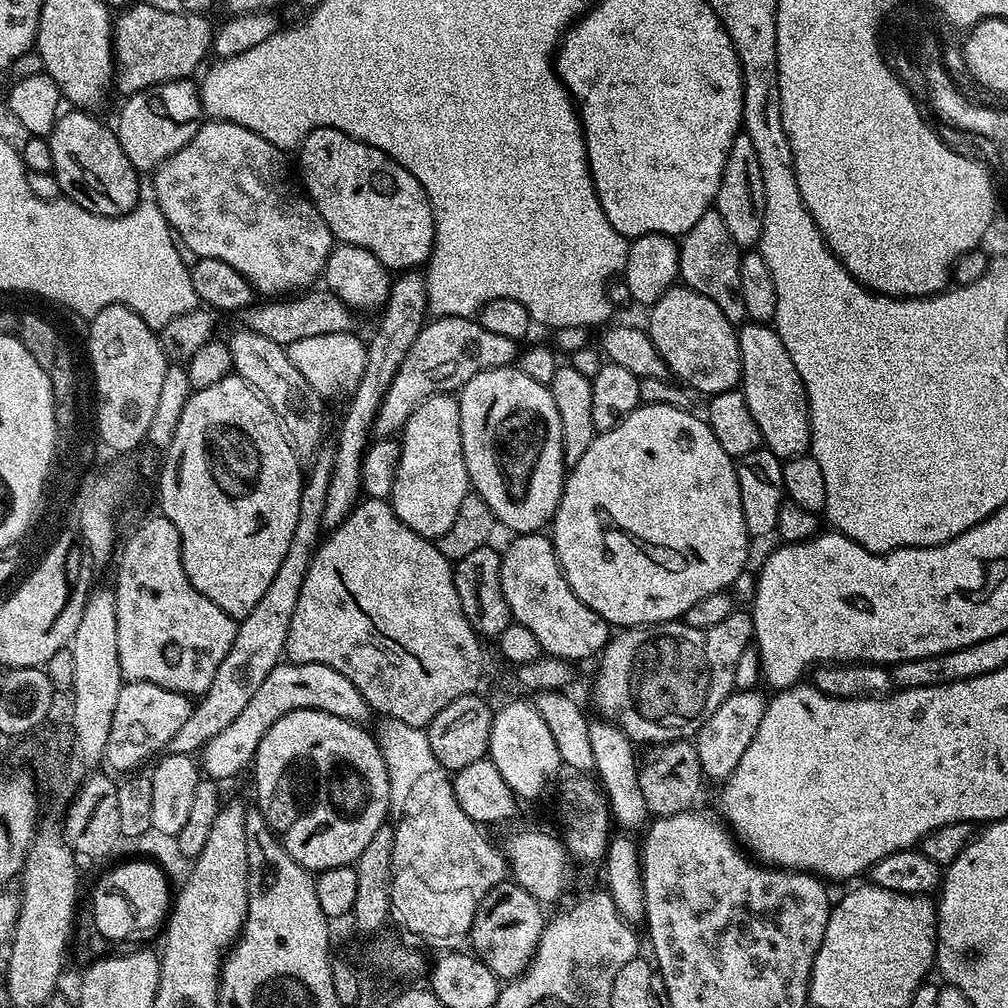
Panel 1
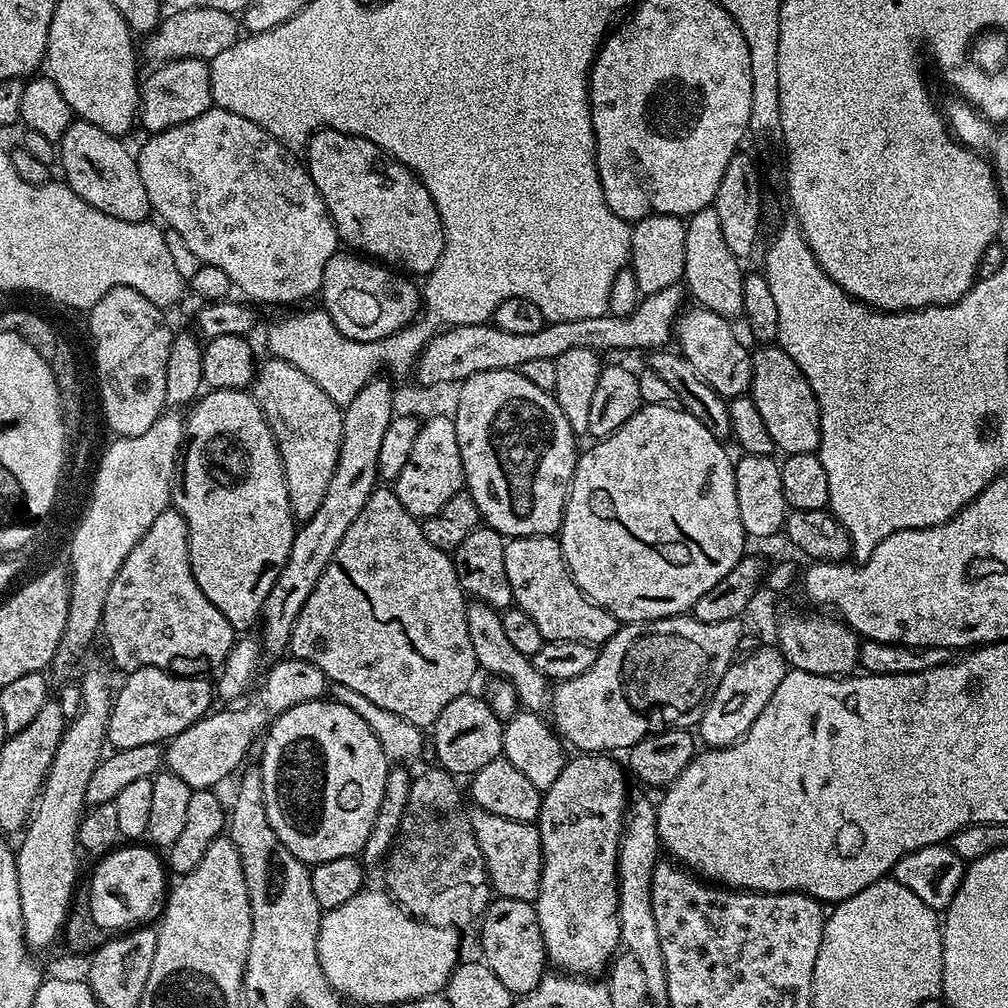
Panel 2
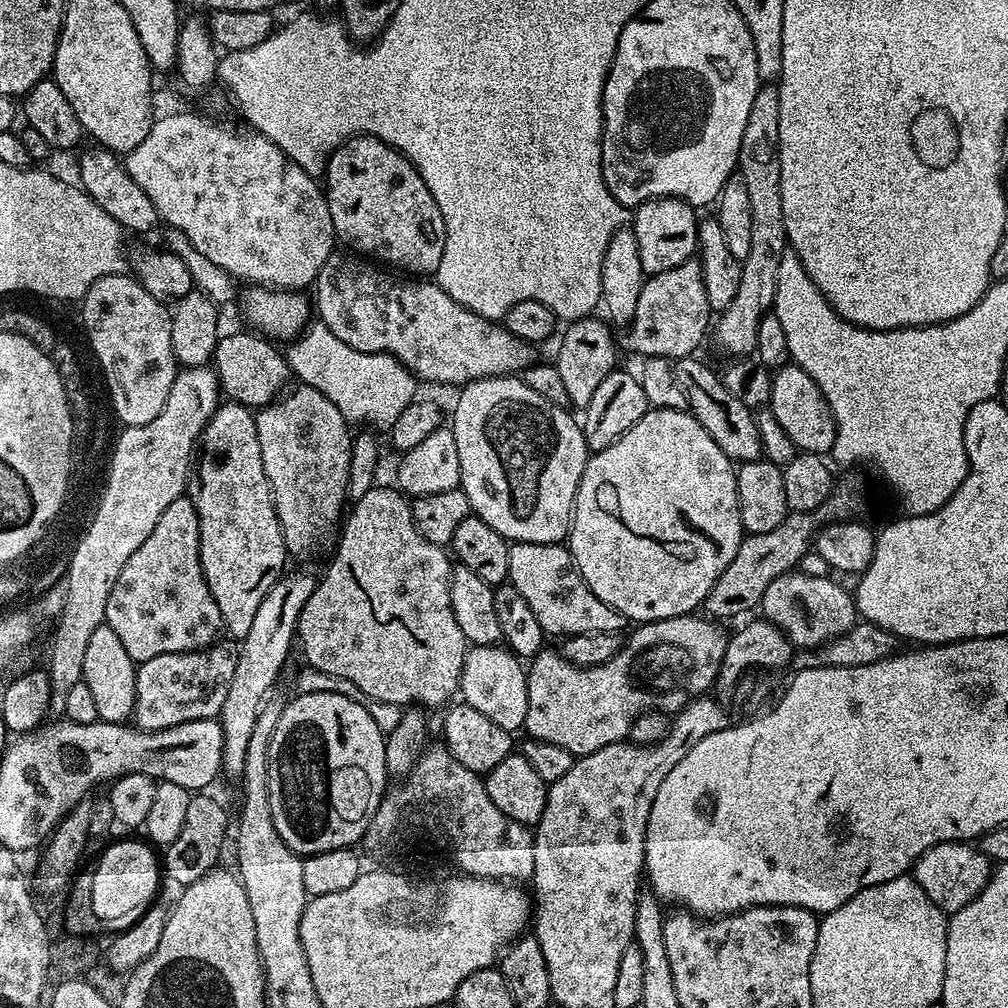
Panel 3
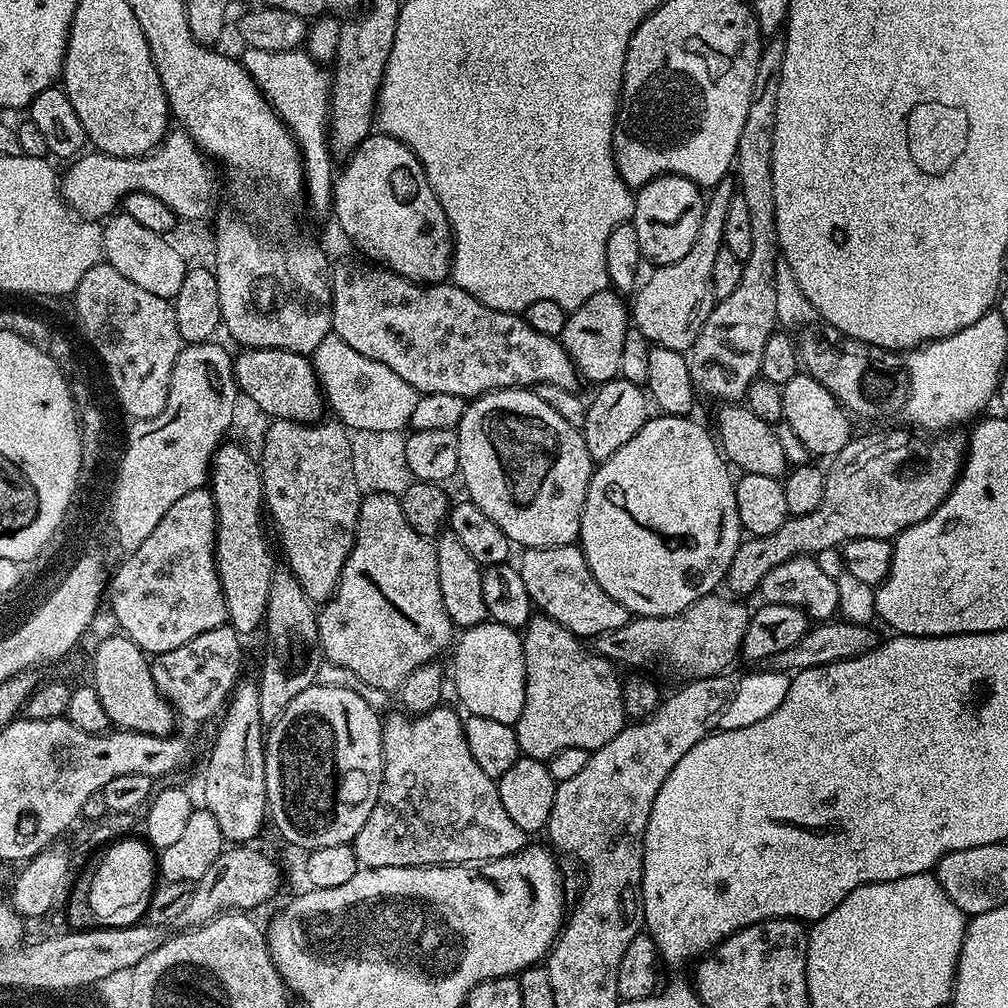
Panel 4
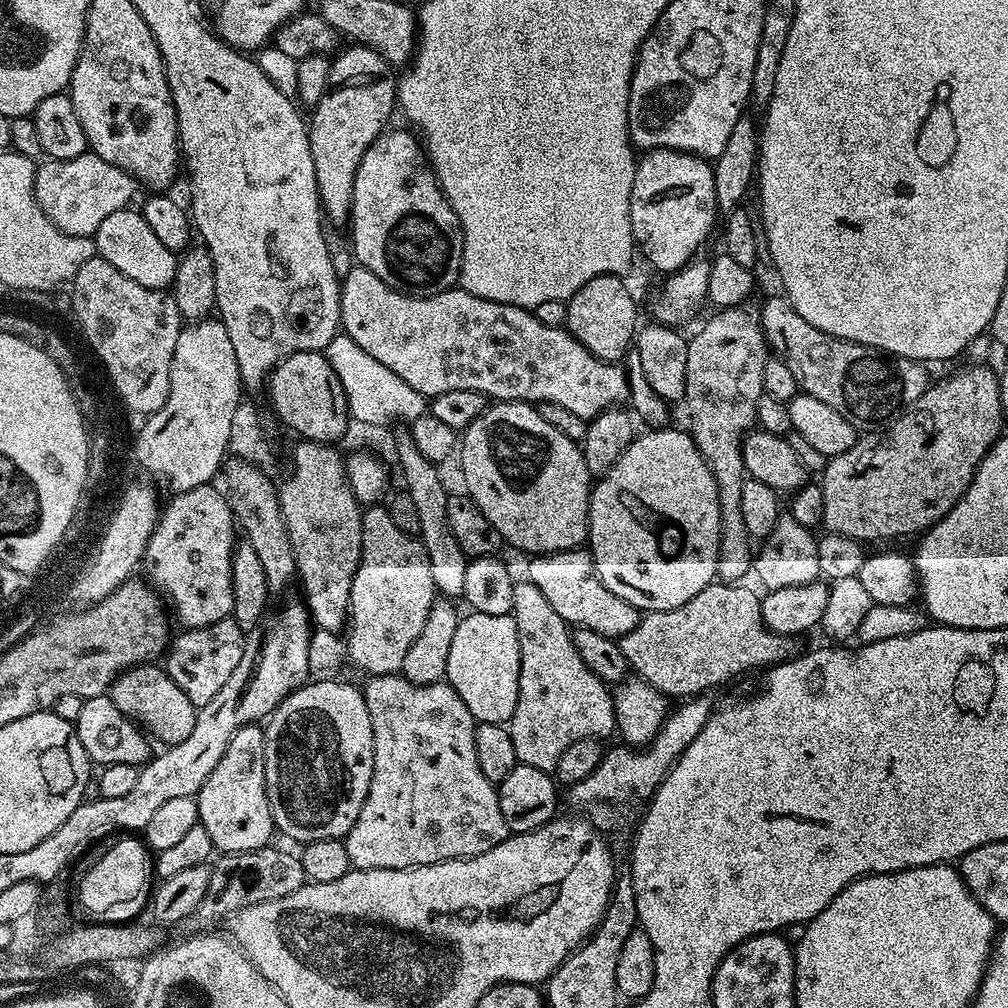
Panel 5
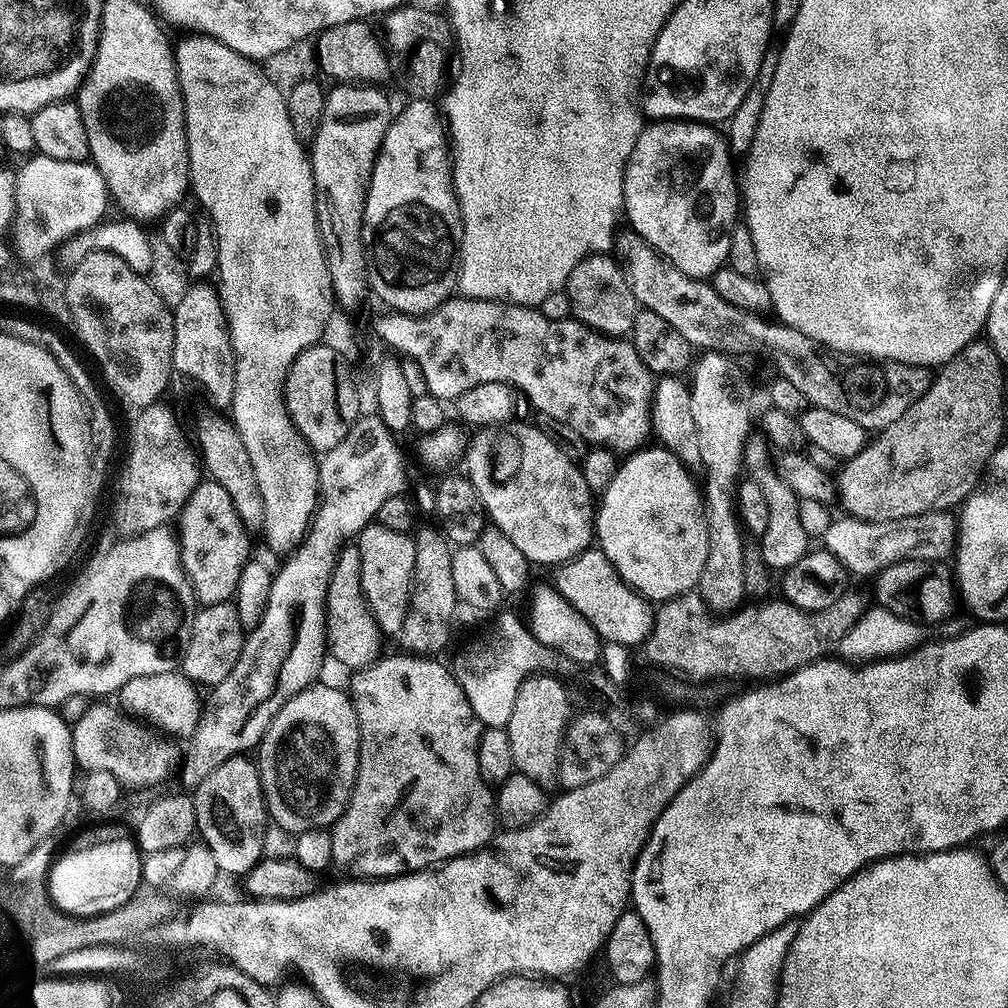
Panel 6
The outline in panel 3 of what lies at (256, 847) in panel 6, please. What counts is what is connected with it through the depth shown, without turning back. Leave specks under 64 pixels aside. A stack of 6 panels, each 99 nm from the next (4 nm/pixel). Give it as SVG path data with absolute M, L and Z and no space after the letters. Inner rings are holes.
M291 572L281 576L266 598L262 598L262 606L258 606L254 623L250 625L246 638L238 644L238 666L234 666L234 679L230 681L230 691L226 694L226 702L222 702L218 717L224 743L220 766L225 777L238 778L246 766L246 749L250 733L254 731L254 722L258 722L258 710L264 699L277 687L276 679L288 660L288 651L294 648L297 639L296 627L302 606L306 606L310 594L314 594L316 589L317 573Z

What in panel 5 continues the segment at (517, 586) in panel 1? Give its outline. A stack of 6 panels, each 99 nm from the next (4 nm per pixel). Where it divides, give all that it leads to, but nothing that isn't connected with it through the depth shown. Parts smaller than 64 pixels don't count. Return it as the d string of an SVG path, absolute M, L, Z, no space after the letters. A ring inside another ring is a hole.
M583 547L571 548L569 552L536 554L529 560L532 561L528 564L527 580L542 590L546 602L554 606L554 611L569 626L589 628L603 636L619 638L630 634L630 630L634 630L640 621L640 609L630 606L626 598L618 598L618 594L610 594L610 590L606 590L592 563L591 551Z

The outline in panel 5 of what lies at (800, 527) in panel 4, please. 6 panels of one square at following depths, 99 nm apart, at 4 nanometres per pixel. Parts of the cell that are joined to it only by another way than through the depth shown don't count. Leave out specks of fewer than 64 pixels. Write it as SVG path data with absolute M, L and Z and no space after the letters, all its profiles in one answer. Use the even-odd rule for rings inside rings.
M976 364L973 368L960 368L953 376L948 376L945 380L929 383L927 390L922 394L922 398L918 398L918 402L914 402L906 412L900 413L899 418L888 425L887 428L864 434L857 439L854 446L850 446L850 450L846 450L846 454L838 454L831 457L822 473L822 487L824 490L824 523L823 527L829 533L849 536L859 542L867 542L866 540L892 540L895 536L912 536L923 534L928 529L933 528L942 517L950 514L950 510L956 505L962 497L964 491L970 486L970 482L974 478L974 474L978 470L978 466L982 462L982 458L993 448L997 440L1001 439L1004 428L1004 420L1006 413L1002 410L1002 398L1000 397L1000 378L994 371L983 368L982 365Z

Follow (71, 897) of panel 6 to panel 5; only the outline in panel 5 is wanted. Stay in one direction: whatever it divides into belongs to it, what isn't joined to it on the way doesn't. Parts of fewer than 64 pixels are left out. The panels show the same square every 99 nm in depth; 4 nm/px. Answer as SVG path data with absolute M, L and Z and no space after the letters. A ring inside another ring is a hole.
M117 839L115 846L106 850L98 863L90 866L88 873L78 880L81 906L92 915L90 917L105 924L135 921L139 917L136 915L149 903L154 888L154 864L149 849L139 839L123 839Z

